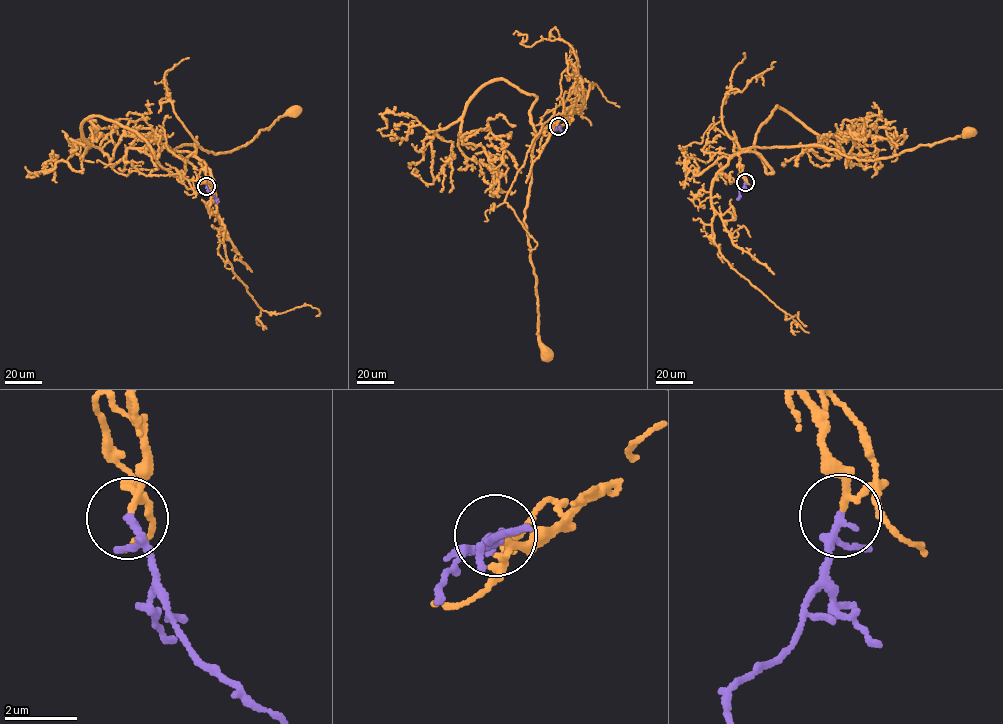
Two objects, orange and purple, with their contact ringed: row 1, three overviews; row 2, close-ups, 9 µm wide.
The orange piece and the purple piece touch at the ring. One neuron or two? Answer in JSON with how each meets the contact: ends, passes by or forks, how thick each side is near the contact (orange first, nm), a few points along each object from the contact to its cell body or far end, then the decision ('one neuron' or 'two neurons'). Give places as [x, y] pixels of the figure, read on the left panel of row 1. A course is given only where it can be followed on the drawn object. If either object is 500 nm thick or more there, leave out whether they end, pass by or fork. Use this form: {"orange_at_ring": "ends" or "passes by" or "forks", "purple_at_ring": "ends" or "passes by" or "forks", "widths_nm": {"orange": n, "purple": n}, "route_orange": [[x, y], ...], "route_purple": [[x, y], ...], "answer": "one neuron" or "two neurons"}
{"orange_at_ring": "passes by", "purple_at_ring": "passes by", "widths_nm": {"orange": 150, "purple": 170}, "route_orange": [[206, 185], [194, 153], [174, 149], [192, 144], [215, 154], [232, 151], [295, 112]], "route_purple": [[206, 186], [216, 201], [217, 198]], "answer": "one neuron"}

